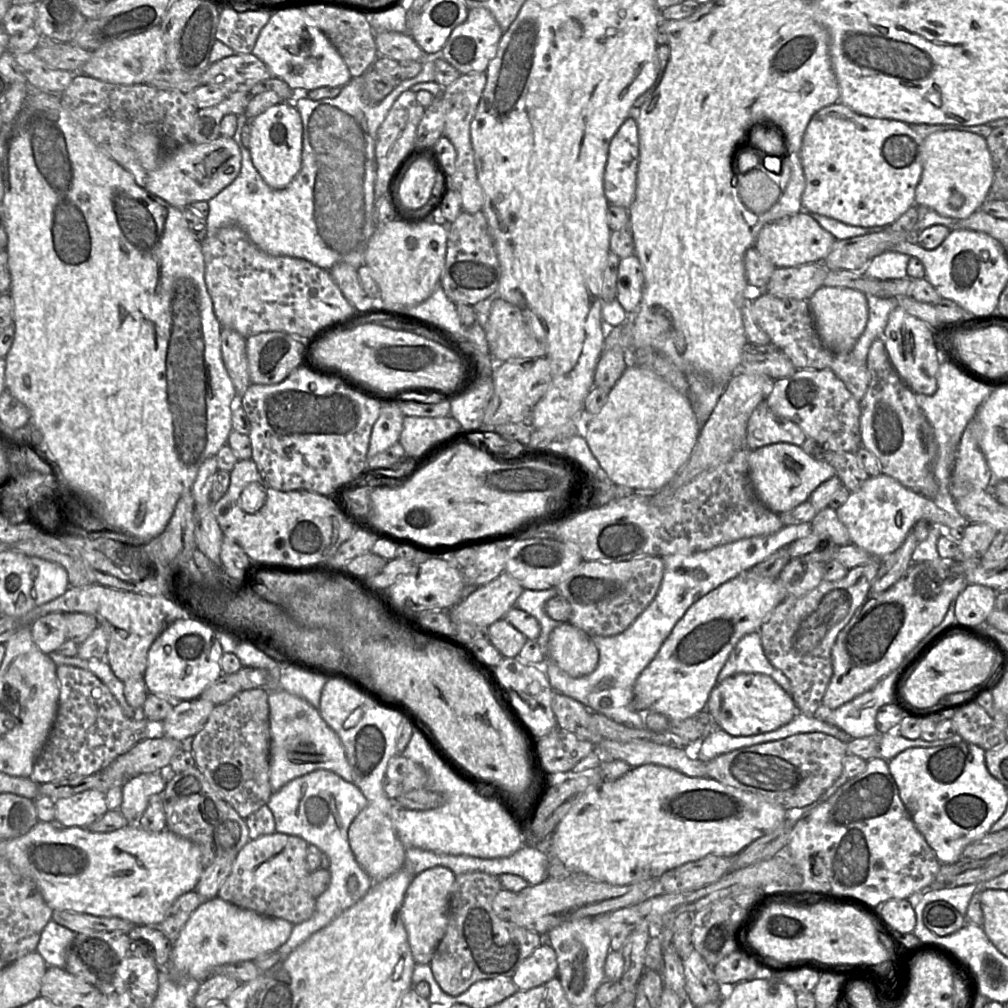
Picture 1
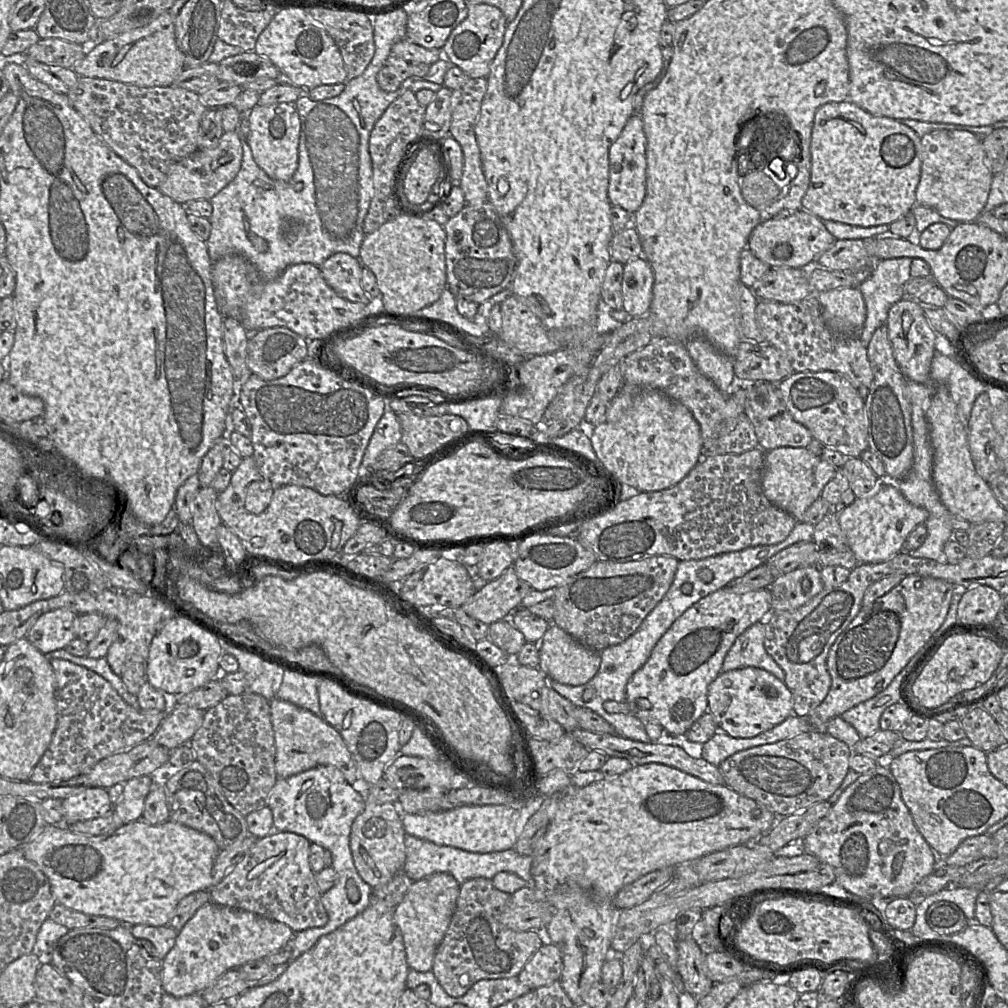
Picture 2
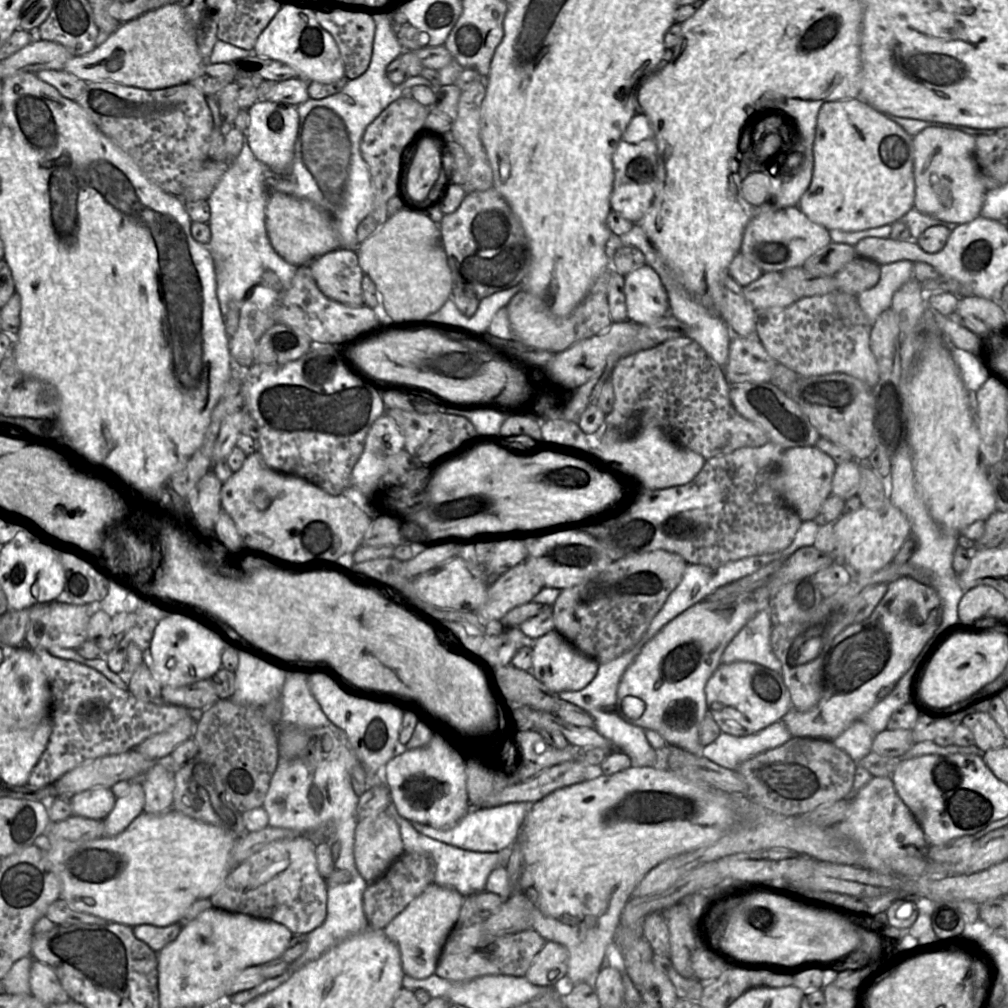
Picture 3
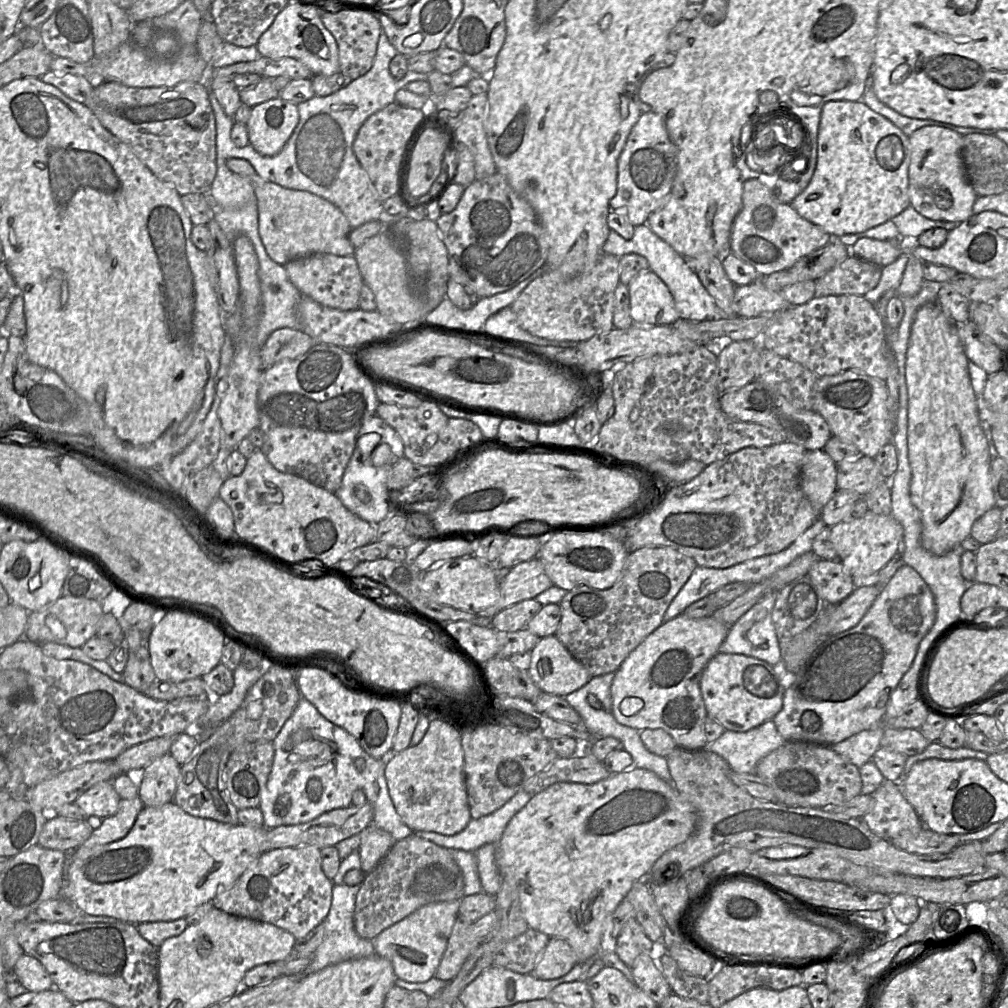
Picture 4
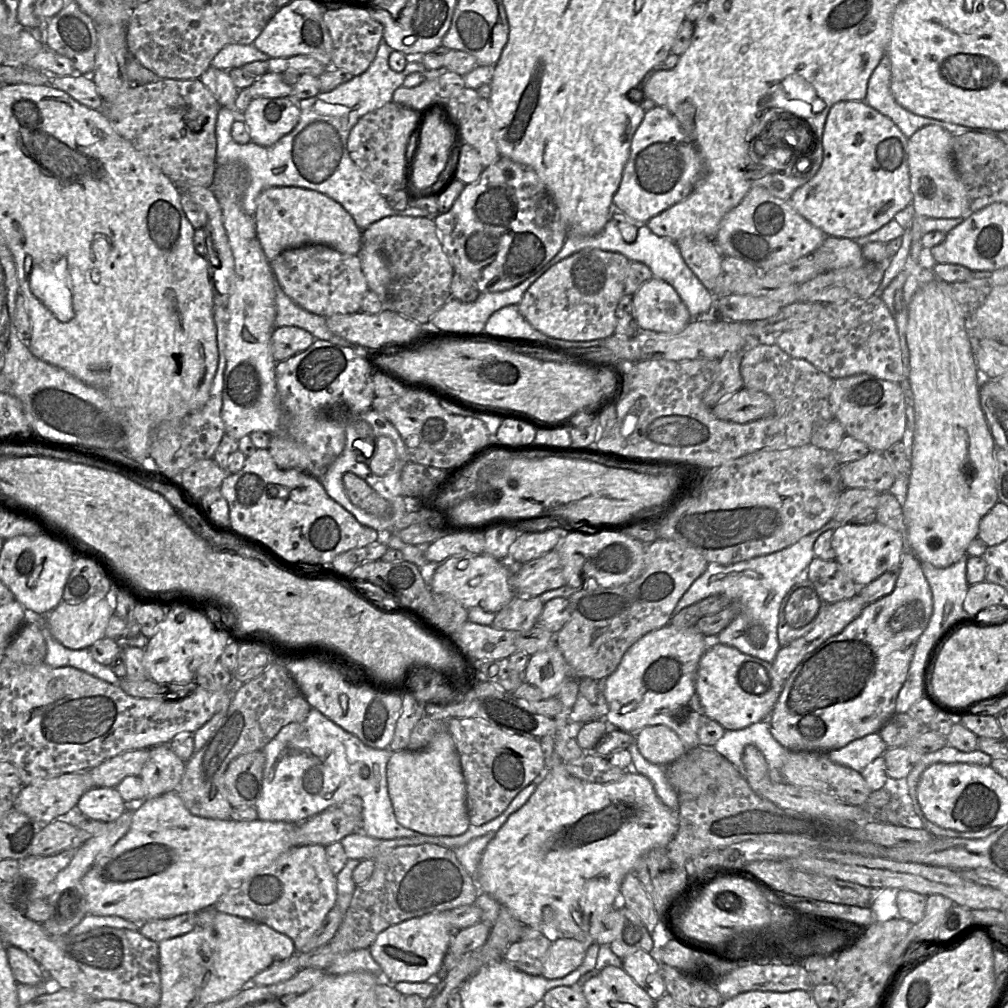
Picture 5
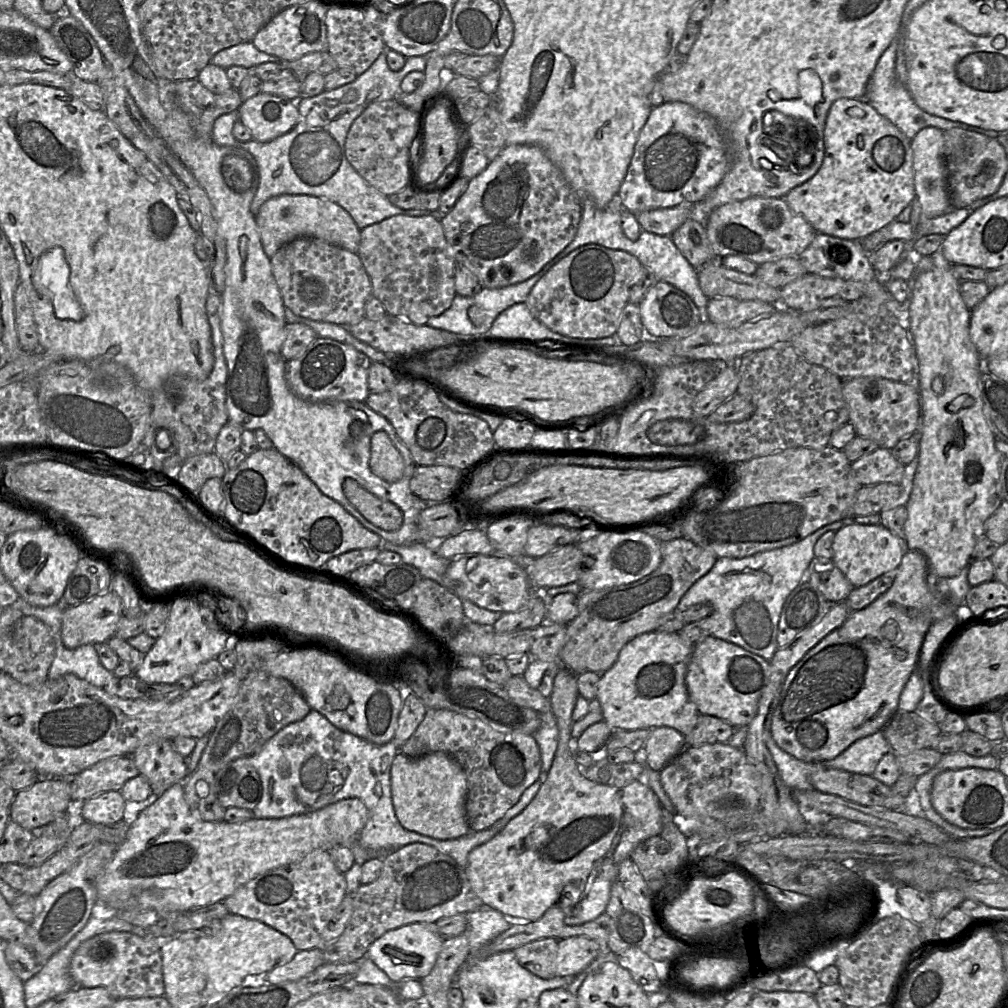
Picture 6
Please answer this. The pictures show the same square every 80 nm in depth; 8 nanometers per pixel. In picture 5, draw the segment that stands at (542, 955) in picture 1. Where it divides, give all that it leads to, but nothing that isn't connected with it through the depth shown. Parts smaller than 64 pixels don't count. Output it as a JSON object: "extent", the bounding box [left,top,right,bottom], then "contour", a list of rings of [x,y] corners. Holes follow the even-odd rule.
{"extent":[541,936,588,979],"contour":[[[554,936],[543,964],[541,976],[547,979],[567,976],[583,963],[588,947],[588,942]]]}

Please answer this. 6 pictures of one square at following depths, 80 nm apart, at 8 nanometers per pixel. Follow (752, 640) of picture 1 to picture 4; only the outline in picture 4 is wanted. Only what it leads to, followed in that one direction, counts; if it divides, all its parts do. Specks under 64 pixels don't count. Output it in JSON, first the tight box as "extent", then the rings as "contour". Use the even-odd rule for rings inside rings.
{"extent":[719,593,780,666],"contour":[[[777,593],[764,596],[729,628],[719,652],[754,657],[771,666],[780,663],[780,644],[772,620]]]}

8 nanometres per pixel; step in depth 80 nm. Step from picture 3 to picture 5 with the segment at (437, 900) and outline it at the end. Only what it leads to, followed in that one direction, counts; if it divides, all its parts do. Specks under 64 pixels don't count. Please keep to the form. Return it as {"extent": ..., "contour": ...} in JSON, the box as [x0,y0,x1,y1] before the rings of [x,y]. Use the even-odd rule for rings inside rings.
{"extent":[369,913,453,984],"contour":[[[431,913],[389,927],[377,936],[369,950],[374,960],[381,967],[386,982],[390,984],[398,982],[427,982],[432,981],[442,973],[442,964],[449,950],[452,935],[453,930],[448,920],[448,913]]]}

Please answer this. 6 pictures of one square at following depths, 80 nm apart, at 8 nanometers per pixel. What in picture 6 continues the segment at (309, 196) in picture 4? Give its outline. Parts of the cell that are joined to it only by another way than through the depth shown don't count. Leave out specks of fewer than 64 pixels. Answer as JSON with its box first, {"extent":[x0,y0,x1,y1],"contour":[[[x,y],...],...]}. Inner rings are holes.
{"extent":[255,195,360,258],"contour":[[[279,195],[268,199],[255,217],[265,254],[271,258],[283,245],[299,237],[313,237],[357,253],[360,229],[351,215],[328,199],[310,195]]]}

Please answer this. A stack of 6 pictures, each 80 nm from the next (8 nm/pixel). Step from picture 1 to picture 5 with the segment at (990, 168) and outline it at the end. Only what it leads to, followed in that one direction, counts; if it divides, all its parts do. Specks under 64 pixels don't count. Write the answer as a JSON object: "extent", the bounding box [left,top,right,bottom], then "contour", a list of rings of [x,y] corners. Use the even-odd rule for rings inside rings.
{"extent":[908,125,971,218],"contour":[[[928,125],[908,138],[908,167],[915,216],[926,218],[958,218],[971,204],[953,161],[953,135],[946,129]]]}

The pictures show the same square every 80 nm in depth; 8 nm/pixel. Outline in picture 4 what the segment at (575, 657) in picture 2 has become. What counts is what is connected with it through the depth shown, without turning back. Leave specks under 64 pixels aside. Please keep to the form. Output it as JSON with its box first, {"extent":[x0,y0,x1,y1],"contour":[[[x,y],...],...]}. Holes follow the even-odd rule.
{"extent":[527,635,592,697],"contour":[[[556,635],[540,638],[530,654],[527,672],[543,693],[564,697],[592,678]]]}

